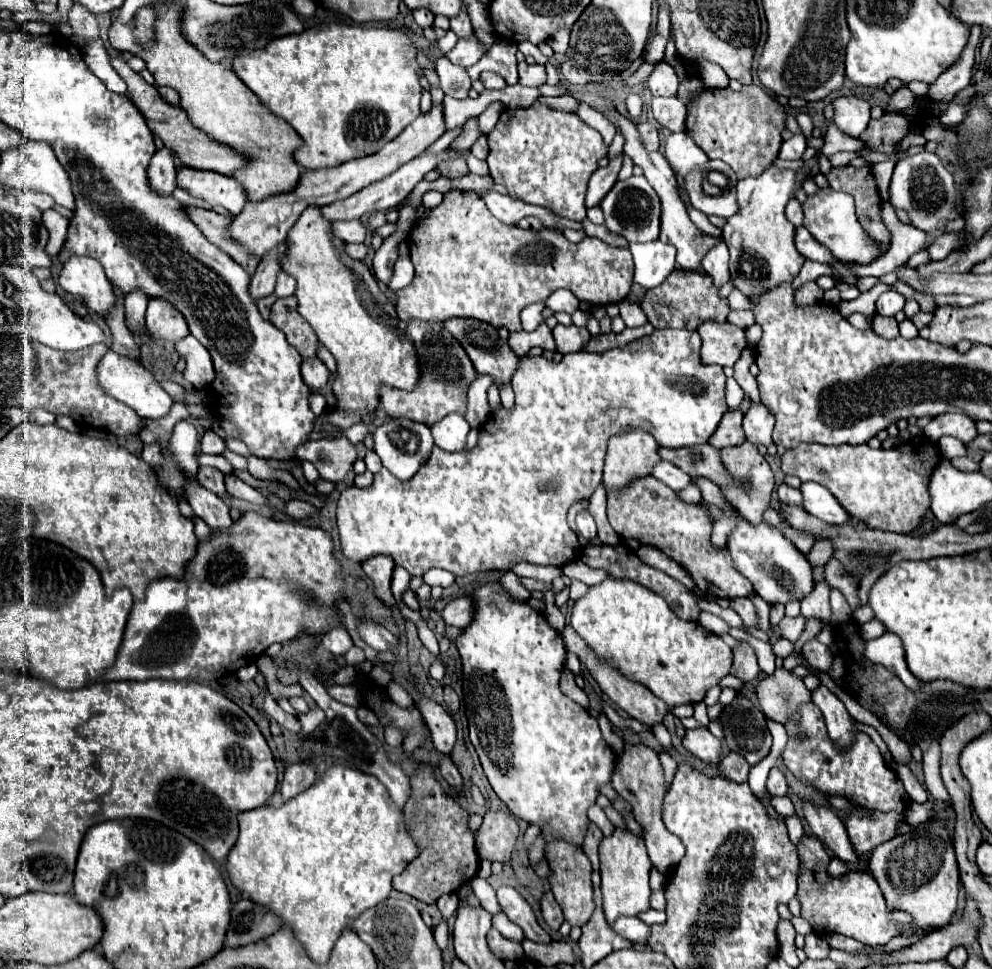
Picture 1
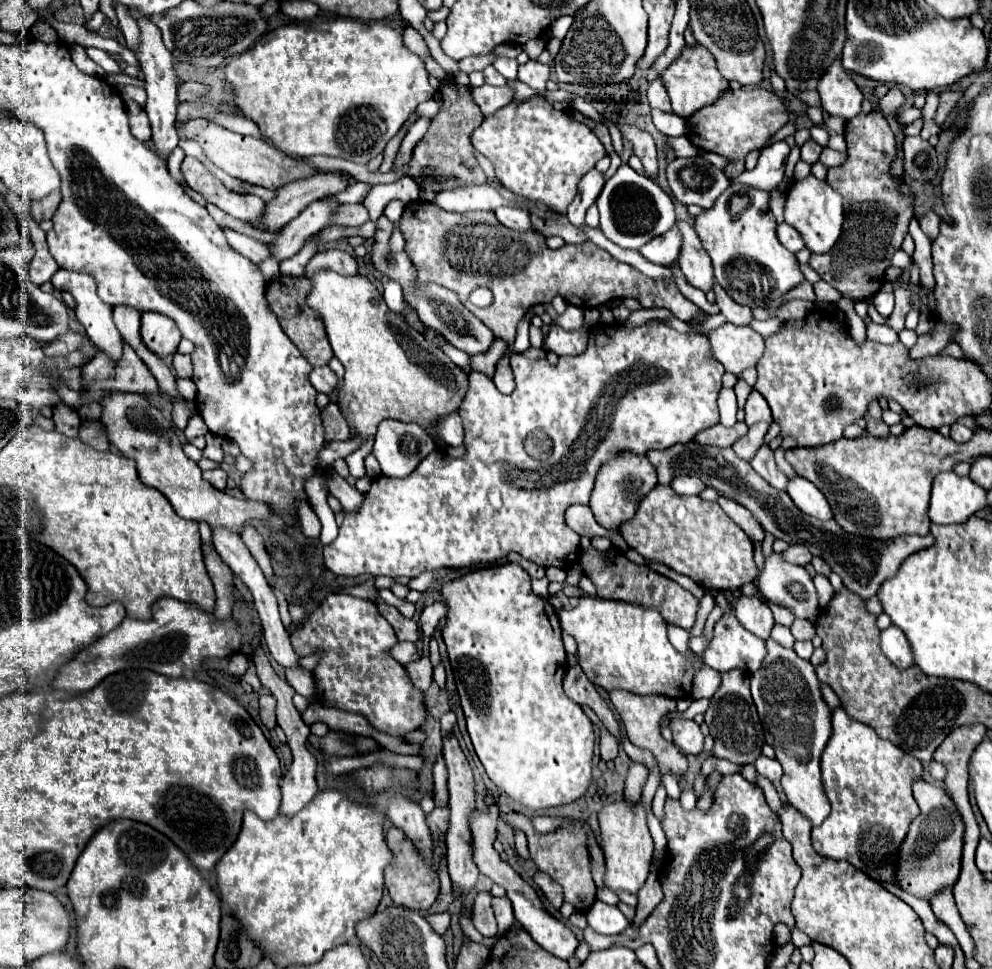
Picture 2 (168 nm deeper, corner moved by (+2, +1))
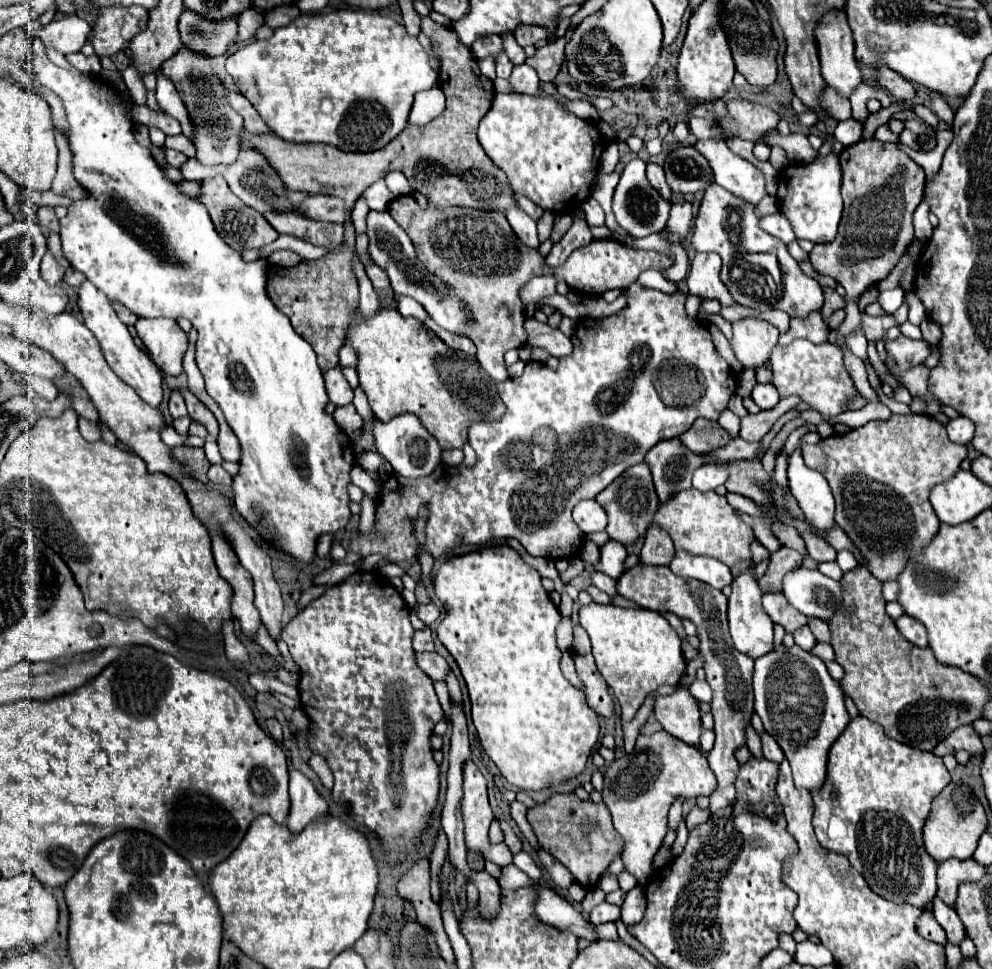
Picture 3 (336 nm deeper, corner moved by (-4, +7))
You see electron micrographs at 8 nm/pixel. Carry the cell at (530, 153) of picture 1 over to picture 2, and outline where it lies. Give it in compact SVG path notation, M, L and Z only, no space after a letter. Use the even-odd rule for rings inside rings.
M542 96L500 108L472 134L472 146L494 164L496 178L508 190L544 202L558 214L566 214L566 208L578 194L580 178L606 156L604 144L586 124L556 110Z

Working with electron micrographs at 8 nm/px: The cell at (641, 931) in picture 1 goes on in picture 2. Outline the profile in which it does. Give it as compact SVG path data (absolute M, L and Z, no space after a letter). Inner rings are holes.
M594 902L594 906L586 912L588 926L594 928L598 934L622 934L630 922L618 910L618 906L608 906L604 902Z

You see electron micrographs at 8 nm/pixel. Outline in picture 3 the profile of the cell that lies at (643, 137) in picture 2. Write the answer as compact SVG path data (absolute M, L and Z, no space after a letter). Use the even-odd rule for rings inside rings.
M648 162L646 176L648 176L648 180L650 180L650 186L654 186L656 192L662 192L662 196L666 196L666 200L670 200L672 192L670 192L670 188L668 188L666 180L664 180L664 170L662 170L662 166L658 166L658 164L654 164L654 162Z

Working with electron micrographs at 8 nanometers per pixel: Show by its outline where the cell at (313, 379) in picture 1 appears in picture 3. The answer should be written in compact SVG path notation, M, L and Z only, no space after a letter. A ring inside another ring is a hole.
M330 368L324 372L324 380L326 380L326 392L332 404L336 406L344 406L350 404L354 398L354 392L348 384L348 380L342 376L340 368Z

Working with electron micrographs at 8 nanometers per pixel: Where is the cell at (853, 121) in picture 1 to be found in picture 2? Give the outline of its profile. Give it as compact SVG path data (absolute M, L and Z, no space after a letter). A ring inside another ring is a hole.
M836 60L820 78L818 94L822 100L822 108L830 116L838 116L848 122L862 112L864 94L858 90L848 72L842 68L840 60Z

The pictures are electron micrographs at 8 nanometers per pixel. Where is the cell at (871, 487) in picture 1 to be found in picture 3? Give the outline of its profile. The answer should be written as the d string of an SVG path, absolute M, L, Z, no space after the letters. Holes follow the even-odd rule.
M892 414L888 420L870 420L868 424L854 428L846 434L834 434L822 438L818 444L802 446L804 462L812 470L818 470L830 484L836 498L836 524L856 544L860 556L866 560L868 570L882 582L896 580L906 562L934 538L940 528L940 520L928 502L930 490L954 476L960 462L966 458L966 446L950 442L946 428L926 414Z

